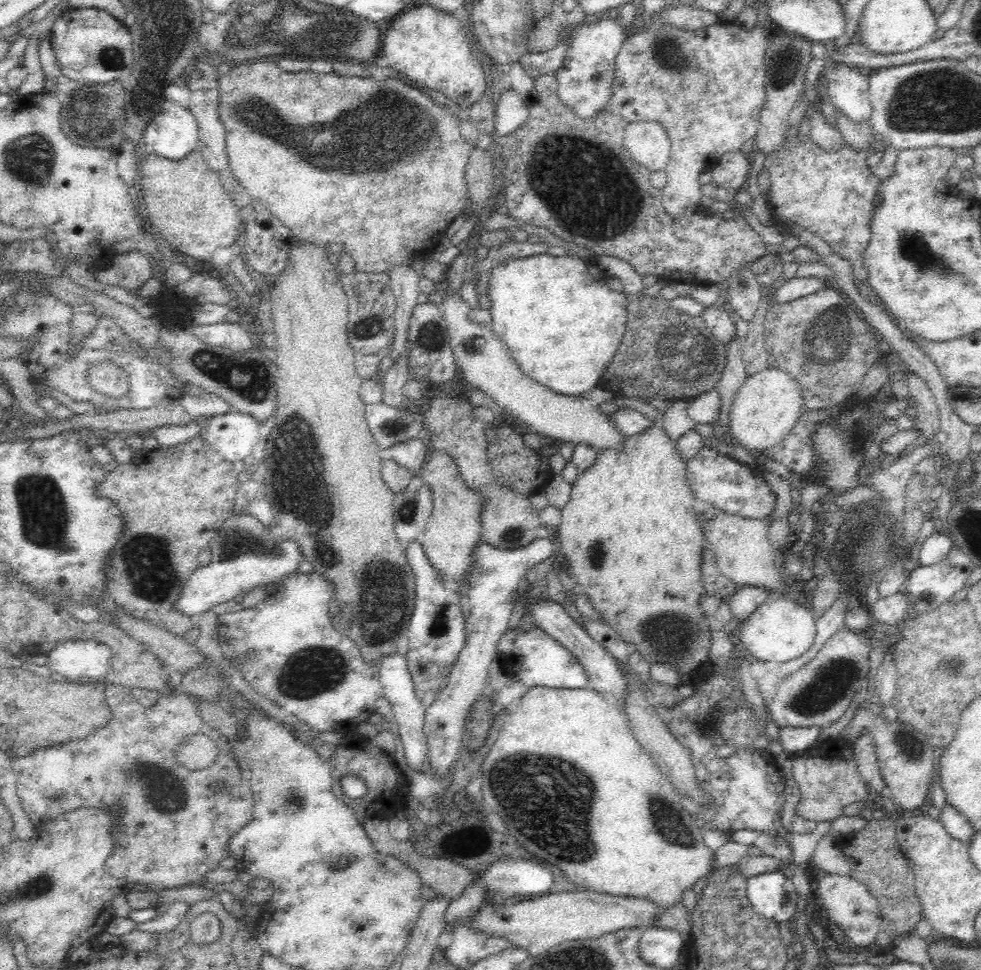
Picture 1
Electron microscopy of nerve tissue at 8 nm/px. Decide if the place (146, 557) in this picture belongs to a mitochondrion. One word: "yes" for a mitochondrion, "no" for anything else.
yes

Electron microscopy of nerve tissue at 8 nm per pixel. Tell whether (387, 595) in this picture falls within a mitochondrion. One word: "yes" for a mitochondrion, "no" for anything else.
yes

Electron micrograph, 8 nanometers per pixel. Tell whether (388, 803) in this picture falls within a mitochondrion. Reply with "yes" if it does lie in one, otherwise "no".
no

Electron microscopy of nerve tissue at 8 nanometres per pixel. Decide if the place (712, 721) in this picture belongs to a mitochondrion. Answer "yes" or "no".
yes

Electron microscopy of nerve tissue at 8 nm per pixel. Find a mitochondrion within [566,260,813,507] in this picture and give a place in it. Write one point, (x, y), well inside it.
(679, 360)

